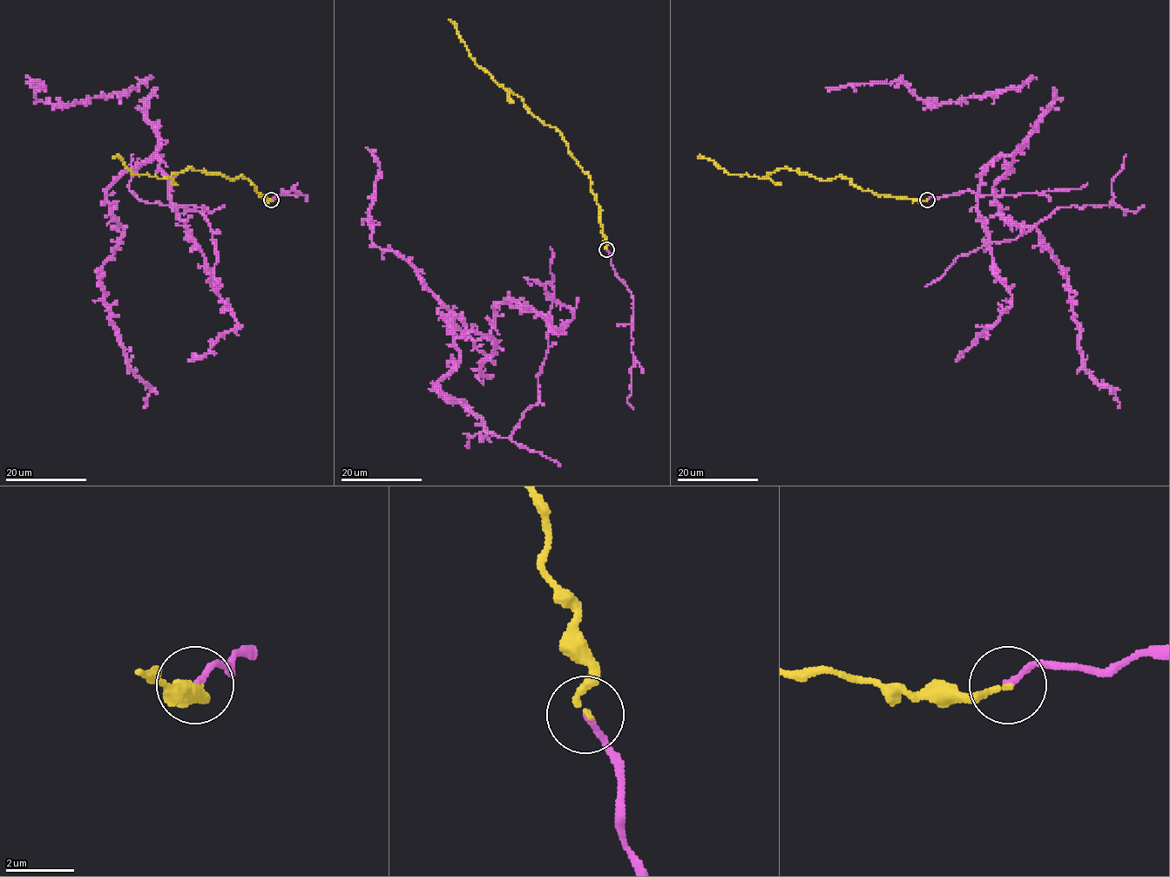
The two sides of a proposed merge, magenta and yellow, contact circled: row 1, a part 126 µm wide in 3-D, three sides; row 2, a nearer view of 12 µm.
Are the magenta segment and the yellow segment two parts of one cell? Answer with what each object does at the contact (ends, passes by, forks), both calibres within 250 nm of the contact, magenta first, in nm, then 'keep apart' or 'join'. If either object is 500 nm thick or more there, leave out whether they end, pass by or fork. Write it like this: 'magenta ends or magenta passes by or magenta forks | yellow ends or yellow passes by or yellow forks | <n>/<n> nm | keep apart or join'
magenta ends | yellow ends | 190/150 nm | join

